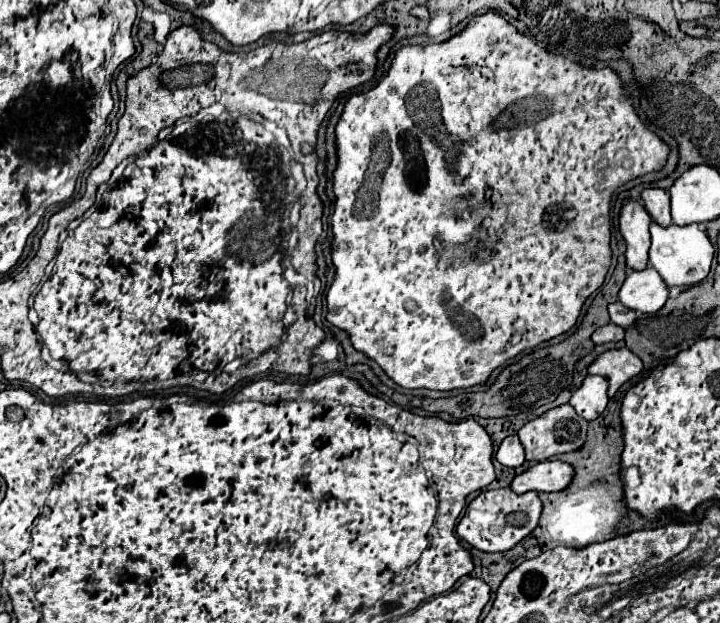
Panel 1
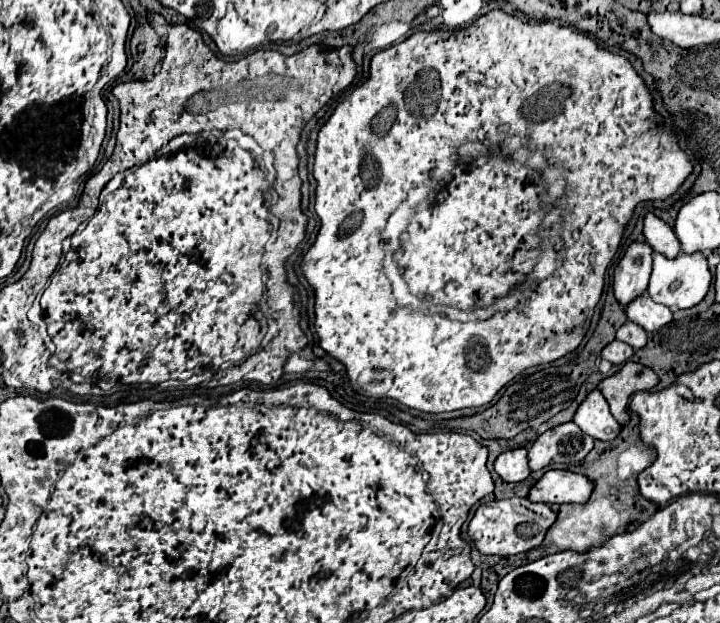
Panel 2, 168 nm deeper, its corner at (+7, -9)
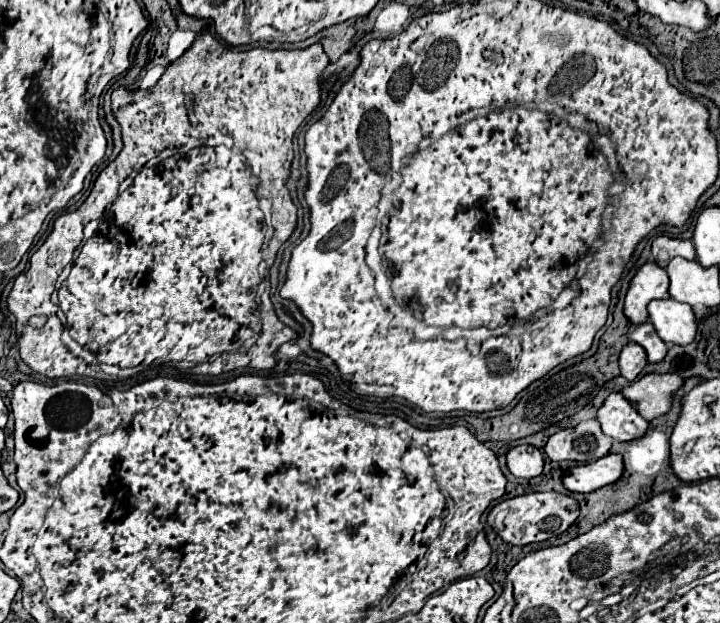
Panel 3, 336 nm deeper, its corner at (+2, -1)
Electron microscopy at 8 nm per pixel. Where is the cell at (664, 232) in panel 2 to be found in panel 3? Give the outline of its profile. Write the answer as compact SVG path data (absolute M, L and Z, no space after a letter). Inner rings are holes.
M658 237L652 243L652 259L660 265L666 267L670 259L674 257L684 257L688 261L696 259L696 251L692 241L682 241L682 239L670 239L670 237Z

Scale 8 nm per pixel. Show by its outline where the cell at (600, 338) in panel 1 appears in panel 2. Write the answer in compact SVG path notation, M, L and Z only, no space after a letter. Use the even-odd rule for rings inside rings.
M617 339L611 341L609 345L605 345L603 351L601 351L601 357L607 359L609 363L613 363L613 365L621 365L621 363L625 363L631 355L633 355L633 347L625 345L623 341L617 341Z

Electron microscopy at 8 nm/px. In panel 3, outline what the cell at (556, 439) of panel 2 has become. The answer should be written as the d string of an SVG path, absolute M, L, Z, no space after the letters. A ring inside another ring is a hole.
M596 419L582 421L572 429L554 433L544 451L552 461L584 461L602 459L610 453L614 439L606 437Z

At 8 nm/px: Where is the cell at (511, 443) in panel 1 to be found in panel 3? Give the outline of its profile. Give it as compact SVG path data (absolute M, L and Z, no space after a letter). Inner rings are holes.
M518 445L512 447L506 455L508 459L508 469L514 477L522 479L534 479L542 473L544 469L544 455L532 445Z

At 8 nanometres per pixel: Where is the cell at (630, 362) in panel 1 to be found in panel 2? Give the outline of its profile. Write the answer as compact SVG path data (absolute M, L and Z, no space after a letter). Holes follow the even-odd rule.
M627 361L615 375L605 377L599 383L599 391L605 395L613 417L623 425L629 421L627 405L629 395L635 391L647 391L657 385L657 375L639 363Z

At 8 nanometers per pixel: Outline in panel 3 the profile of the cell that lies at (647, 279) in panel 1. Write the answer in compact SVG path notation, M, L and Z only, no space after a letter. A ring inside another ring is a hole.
M662 299L652 301L648 305L648 313L658 337L664 343L690 345L696 339L698 321L690 305L674 299Z

